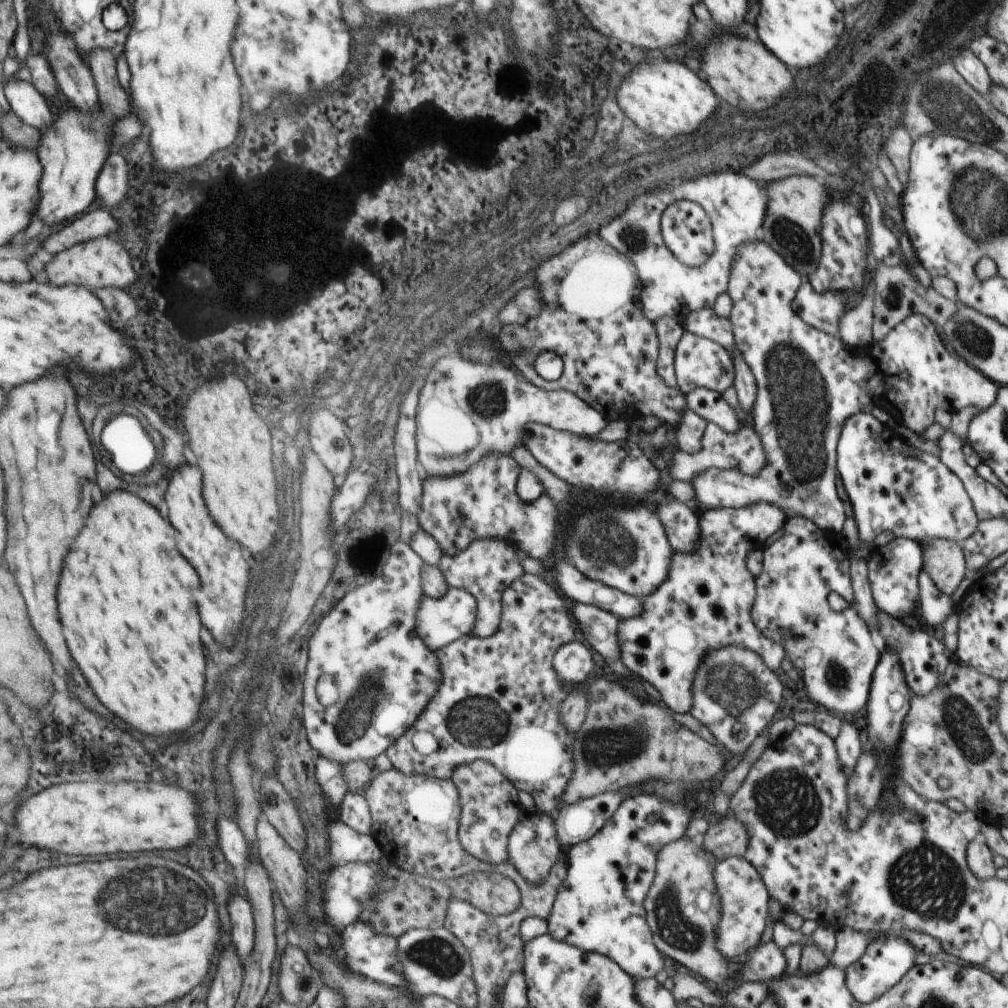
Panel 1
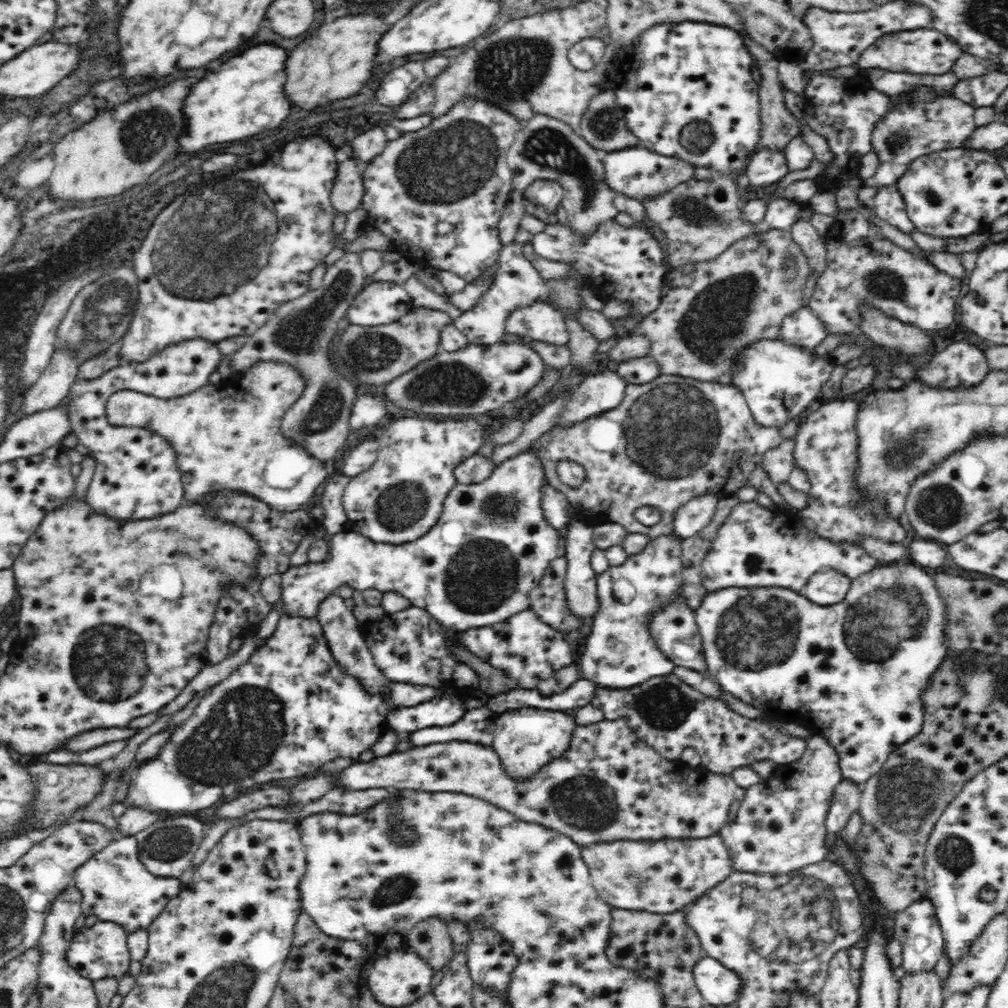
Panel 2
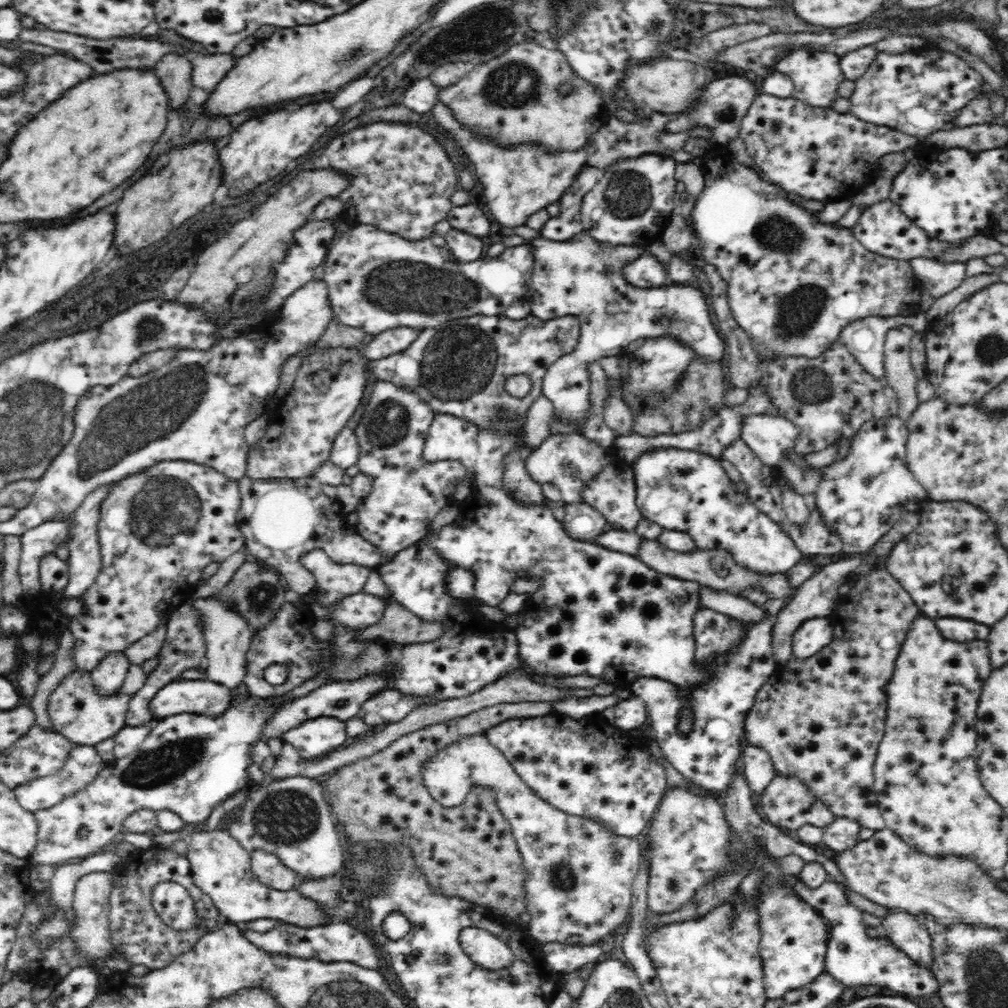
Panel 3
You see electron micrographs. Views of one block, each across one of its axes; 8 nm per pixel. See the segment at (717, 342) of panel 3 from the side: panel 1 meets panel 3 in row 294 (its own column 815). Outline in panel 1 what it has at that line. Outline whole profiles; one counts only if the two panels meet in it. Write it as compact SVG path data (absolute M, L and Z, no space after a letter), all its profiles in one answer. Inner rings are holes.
M792 516L788 518L783 528L783 535L769 547L763 548L763 569L757 576L756 587L757 598L755 599L753 612L751 613L754 616L754 622L756 622L759 630L762 630L768 638L784 647L785 655L790 658L793 662L793 666L797 667L801 674L809 700L813 700L813 702L820 704L820 706L826 706L828 710L834 710L834 712L845 714L846 717L852 716L852 718L854 718L856 712L858 712L860 708L864 708L864 706L866 706L866 700L869 700L868 690L871 690L870 678L872 678L872 672L876 672L874 668L877 668L876 664L879 664L878 660L881 660L881 658L880 652L876 650L876 646L874 646L874 642L872 642L872 636L870 636L870 632L868 632L866 622L861 618L861 615L858 614L856 604L852 602L854 593L851 562L849 561L847 547L841 540L841 537L838 534L823 531L816 523L804 517ZM830 592L837 592L846 602L850 602L852 605L844 608L840 612L834 611L830 605L828 605L828 594L830 594Z

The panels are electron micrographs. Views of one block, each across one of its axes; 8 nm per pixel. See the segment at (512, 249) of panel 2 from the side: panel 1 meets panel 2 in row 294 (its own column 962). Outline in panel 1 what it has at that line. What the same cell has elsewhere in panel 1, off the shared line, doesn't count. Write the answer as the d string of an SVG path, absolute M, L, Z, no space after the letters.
M854 413L836 441L838 474L851 500L862 540L862 545L855 547L871 548L872 540L884 530L918 543L948 539L960 545L976 532L980 519L961 478L936 455L918 450L918 458L904 456L898 450L898 444L906 448L902 438L886 430L872 413Z

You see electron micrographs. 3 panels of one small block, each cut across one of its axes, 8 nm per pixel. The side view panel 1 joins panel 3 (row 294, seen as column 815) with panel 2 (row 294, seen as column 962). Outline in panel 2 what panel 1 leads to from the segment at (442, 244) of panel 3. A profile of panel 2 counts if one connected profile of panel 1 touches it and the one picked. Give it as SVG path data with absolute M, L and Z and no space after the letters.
M369 281L346 310L348 322L358 326L380 326L396 322L411 308L404 285Z

